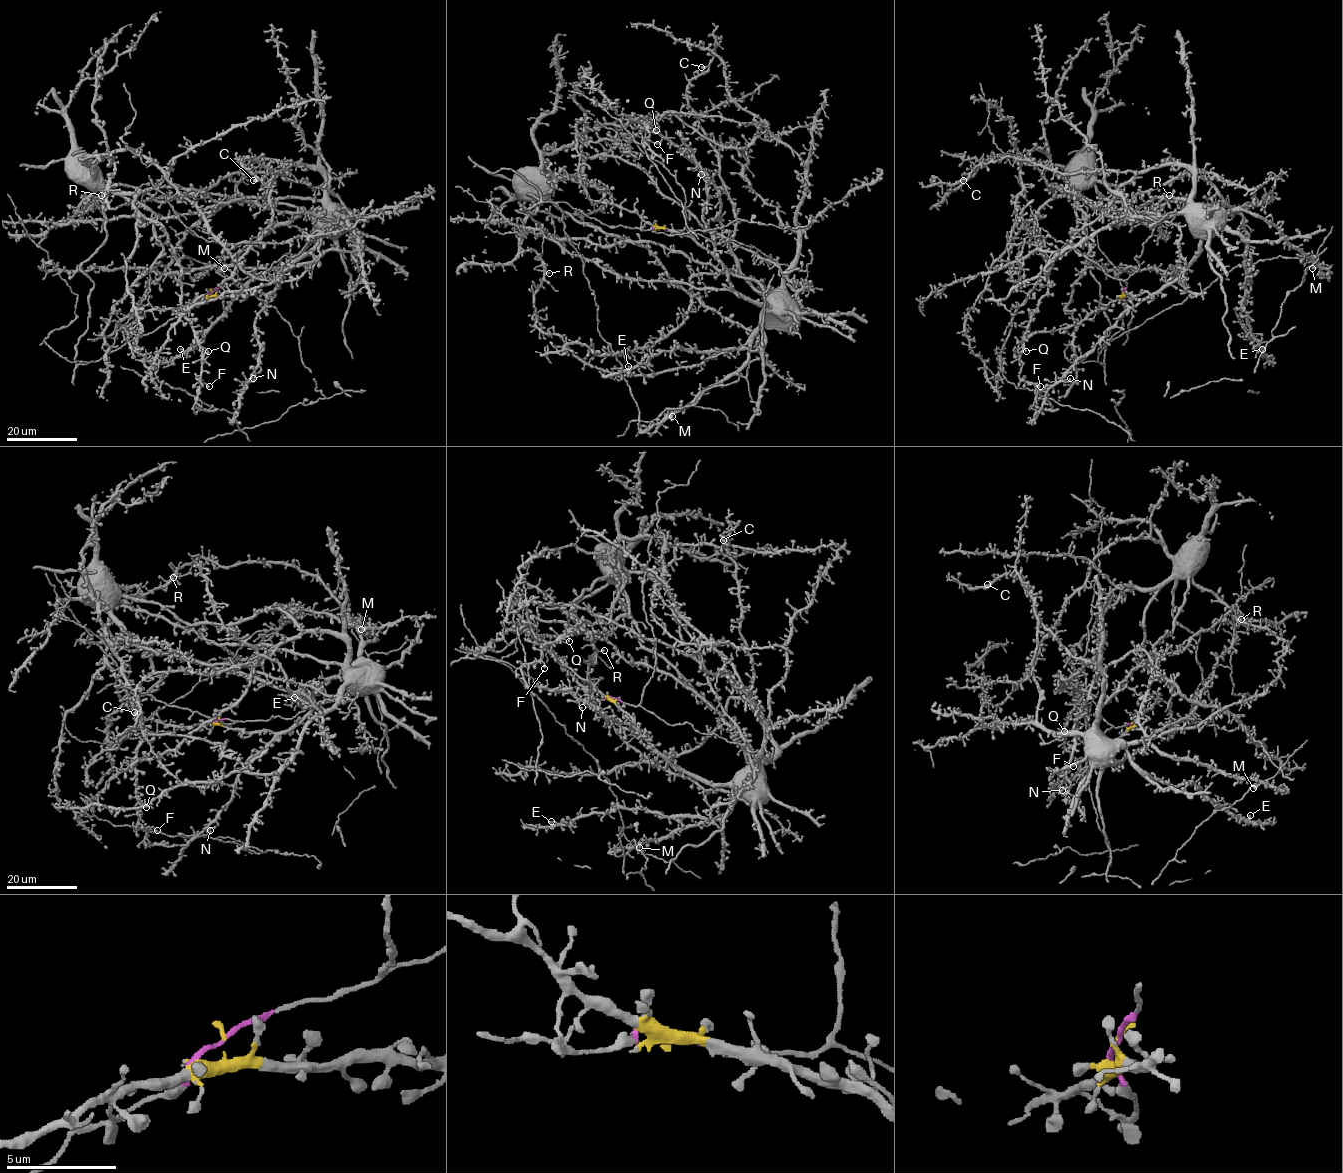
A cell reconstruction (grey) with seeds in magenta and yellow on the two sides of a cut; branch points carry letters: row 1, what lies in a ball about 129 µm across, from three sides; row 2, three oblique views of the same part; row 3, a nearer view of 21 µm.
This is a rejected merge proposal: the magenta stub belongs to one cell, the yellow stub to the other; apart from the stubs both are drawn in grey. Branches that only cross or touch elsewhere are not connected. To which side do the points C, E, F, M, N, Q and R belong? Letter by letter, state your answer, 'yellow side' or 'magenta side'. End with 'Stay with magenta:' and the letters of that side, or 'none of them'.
C: yellow side
E: yellow side
F: magenta side
M: yellow side
N: yellow side
Q: magenta side
R: yellow side
Stay with magenta: F, Q

